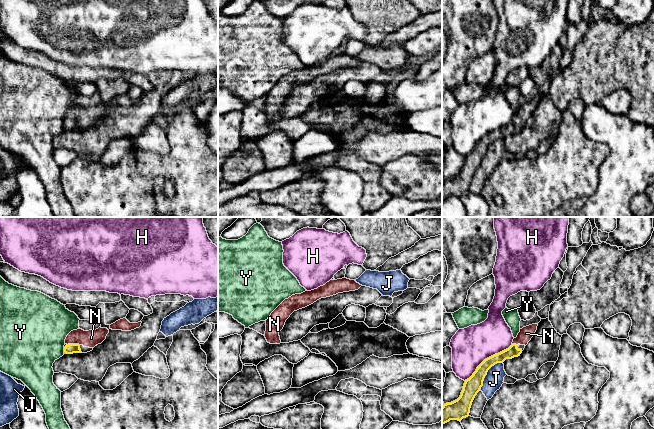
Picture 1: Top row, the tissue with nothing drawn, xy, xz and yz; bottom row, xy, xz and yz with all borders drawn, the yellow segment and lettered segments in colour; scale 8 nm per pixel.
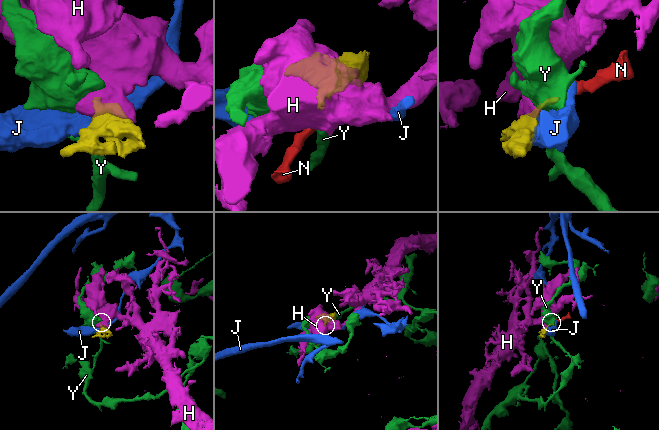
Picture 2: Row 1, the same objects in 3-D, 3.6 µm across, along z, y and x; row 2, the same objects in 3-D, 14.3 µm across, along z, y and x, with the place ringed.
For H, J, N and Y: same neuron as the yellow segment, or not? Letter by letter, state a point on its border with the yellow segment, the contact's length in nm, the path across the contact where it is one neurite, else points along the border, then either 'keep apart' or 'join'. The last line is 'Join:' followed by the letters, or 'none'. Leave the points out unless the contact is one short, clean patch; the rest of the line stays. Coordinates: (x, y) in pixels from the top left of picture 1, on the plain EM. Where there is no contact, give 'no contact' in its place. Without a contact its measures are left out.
H: meets yellow in yz at (487, 134); contact 480 nm long; keep apart
J: meets yellow in yz at (486, 149); contact 300 nm long; keep apart
N: meets yellow in xy at (73, 120); contact 100 nm long; join
Y: meets yellow in xy at (64, 126); contact 30 nm long; border along xy (63, 124), (64, 127); keep apart
Join: N

